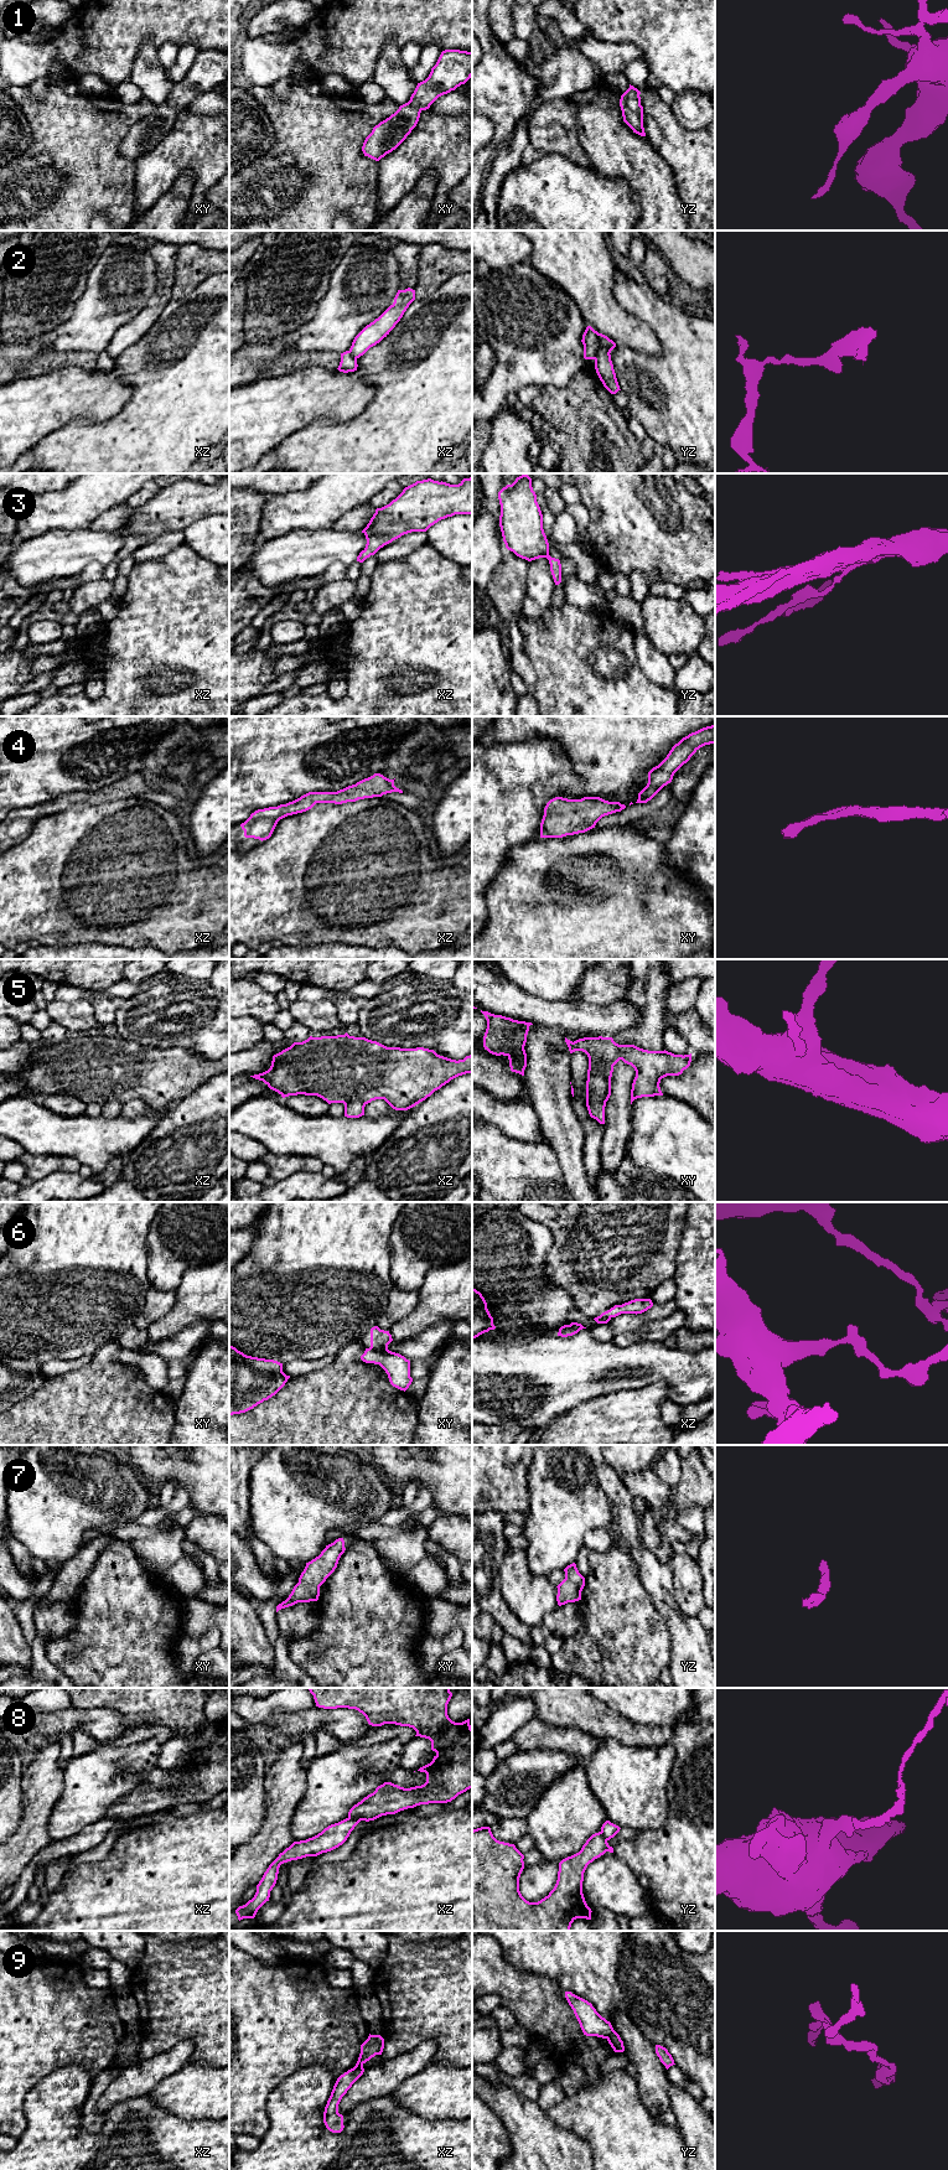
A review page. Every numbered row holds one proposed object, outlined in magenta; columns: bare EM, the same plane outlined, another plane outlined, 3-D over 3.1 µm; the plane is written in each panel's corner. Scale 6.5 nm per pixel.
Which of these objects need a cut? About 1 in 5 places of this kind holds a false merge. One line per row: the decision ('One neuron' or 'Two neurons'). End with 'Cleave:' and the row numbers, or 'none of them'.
1: One neuron
2: Two neurons
3: One neuron
4: One neuron
5: Two neurons
6: One neuron
7: One neuron
8: Two neurons
9: Two neurons
Cleave: 2, 5, 8, 9

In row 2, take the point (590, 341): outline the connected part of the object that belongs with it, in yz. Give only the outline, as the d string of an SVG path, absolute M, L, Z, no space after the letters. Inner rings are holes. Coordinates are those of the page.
M591 326L586 327L581 342L584 345L584 358L595 359L599 348L599 340Z

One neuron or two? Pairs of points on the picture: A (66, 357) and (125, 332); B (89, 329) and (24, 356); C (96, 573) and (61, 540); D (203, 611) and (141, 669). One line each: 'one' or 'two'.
A: two
B: one
C: two
D: one

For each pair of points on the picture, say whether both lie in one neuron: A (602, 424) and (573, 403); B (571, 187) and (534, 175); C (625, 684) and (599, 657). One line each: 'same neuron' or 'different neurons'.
A: same neuron
B: same neuron
C: same neuron

